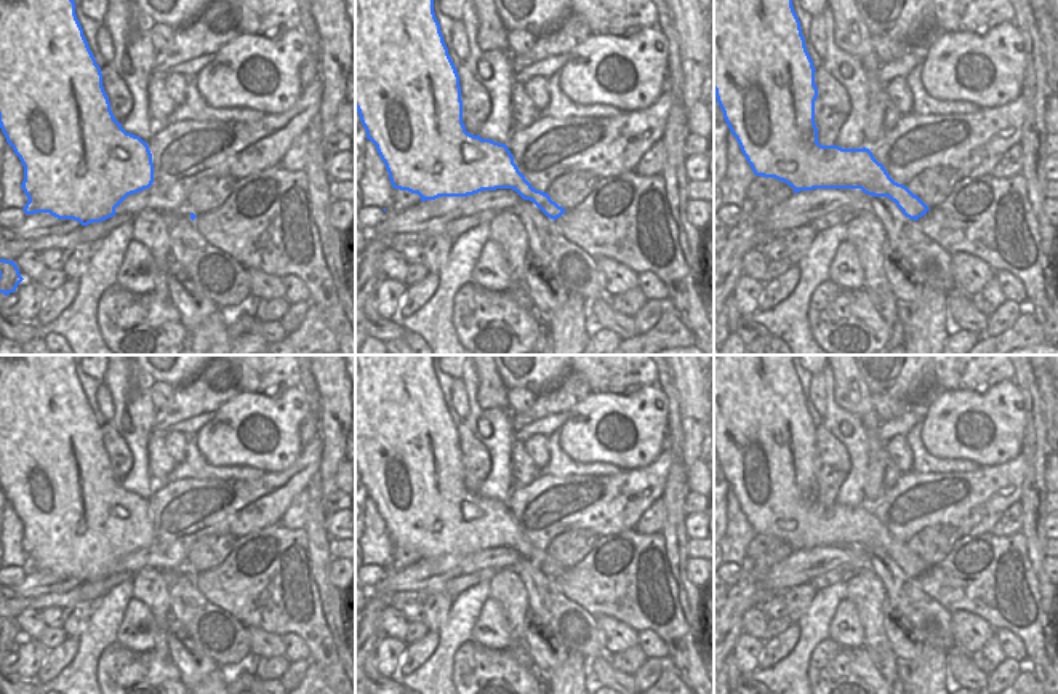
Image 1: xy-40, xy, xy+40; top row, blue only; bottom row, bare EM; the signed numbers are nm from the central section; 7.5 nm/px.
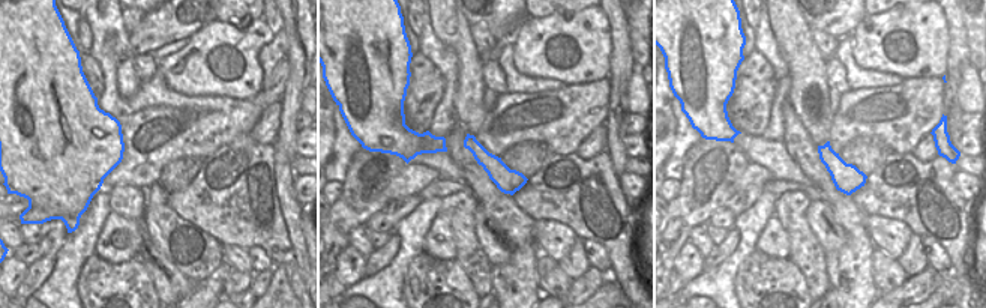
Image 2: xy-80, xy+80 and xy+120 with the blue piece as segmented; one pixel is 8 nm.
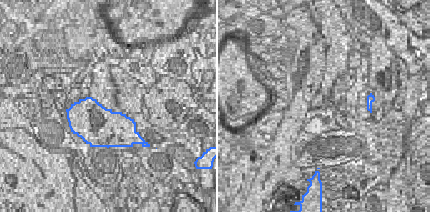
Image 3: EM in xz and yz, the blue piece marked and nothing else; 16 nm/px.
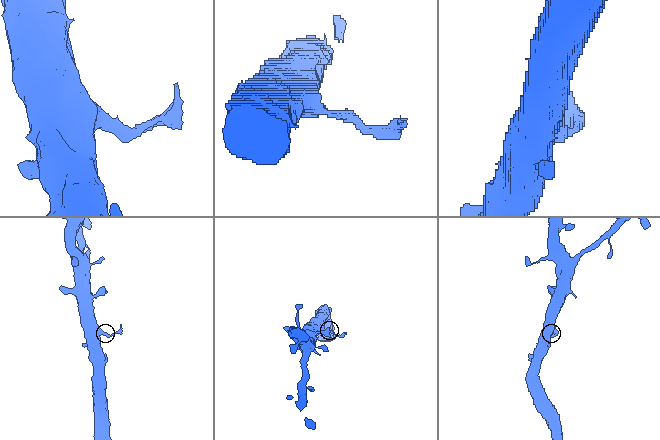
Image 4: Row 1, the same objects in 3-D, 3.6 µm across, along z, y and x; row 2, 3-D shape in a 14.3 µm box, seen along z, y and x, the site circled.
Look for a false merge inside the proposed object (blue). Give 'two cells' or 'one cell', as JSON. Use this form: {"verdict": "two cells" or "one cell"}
{"verdict": "two cells"}

